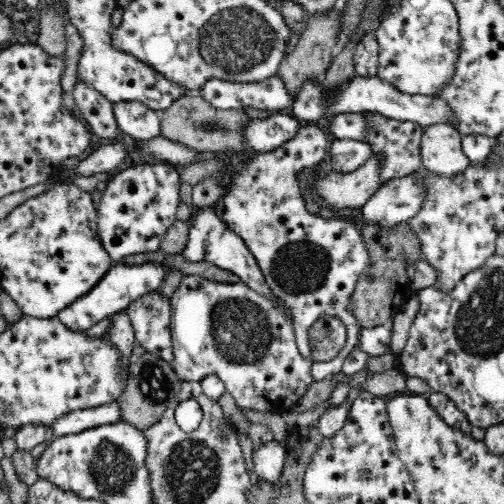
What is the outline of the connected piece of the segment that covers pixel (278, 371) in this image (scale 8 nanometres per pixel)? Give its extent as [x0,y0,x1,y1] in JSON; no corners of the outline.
[169,275,314,418]

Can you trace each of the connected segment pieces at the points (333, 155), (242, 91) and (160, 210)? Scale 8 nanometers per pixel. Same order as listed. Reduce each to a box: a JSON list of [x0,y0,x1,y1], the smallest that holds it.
[[330,138,370,172],[194,74,294,112],[97,161,180,264]]

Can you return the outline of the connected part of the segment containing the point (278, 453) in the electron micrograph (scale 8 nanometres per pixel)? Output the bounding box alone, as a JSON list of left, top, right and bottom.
[253,439,288,485]

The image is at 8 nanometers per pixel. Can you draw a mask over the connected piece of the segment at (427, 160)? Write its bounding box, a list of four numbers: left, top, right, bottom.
[420,124,472,177]

